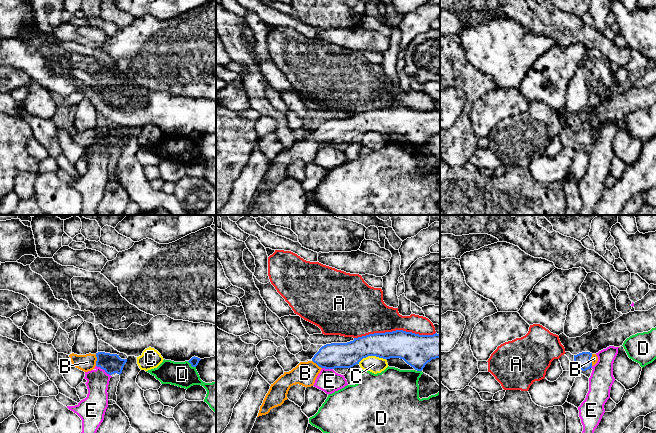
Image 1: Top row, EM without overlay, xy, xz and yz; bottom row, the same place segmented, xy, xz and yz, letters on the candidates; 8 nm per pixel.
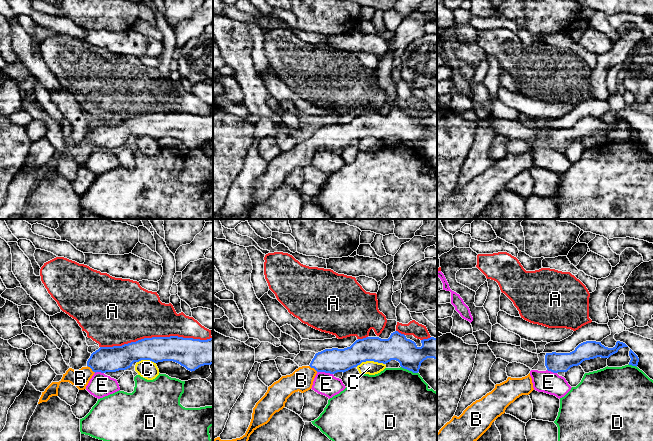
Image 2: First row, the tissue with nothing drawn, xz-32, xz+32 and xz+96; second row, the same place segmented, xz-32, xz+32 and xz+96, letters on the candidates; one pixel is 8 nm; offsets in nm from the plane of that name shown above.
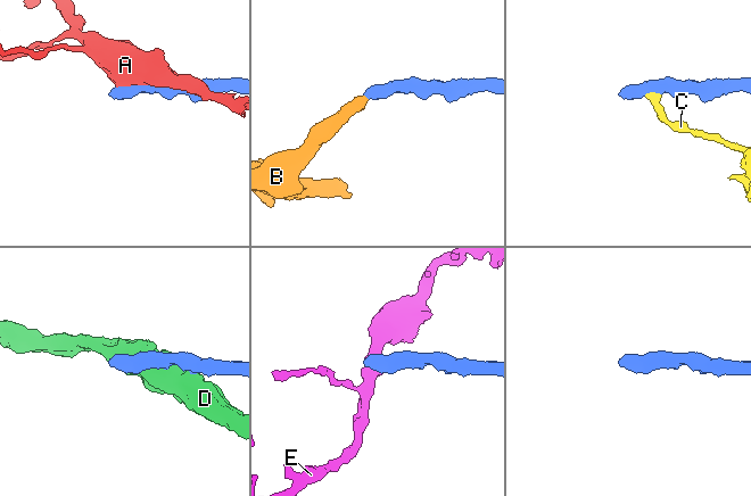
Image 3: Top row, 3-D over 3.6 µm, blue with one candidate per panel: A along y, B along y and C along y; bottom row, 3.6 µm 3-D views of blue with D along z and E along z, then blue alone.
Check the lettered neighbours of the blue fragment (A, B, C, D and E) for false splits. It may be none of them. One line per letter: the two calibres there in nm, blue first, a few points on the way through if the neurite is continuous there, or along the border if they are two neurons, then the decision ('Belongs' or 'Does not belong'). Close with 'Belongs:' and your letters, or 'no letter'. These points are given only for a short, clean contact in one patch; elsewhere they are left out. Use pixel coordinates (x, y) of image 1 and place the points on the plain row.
A: Thickness 260 nm (blue) against 320 nm. Does not belong
B: Thickness 160 nm (blue) against 130 nm. Path across: xy (111, 139), (97, 136), (87, 138). Belongs
C: Thickness 220 nm (blue) against 130 nm. Does not belong
D: Thickness 70 nm (blue) against 200 nm. Does not belong
E: Thickness 160 nm (blue) against 180 nm. Boundary: xy (96, 141), (110, 151). Does not belong
Belongs: B

